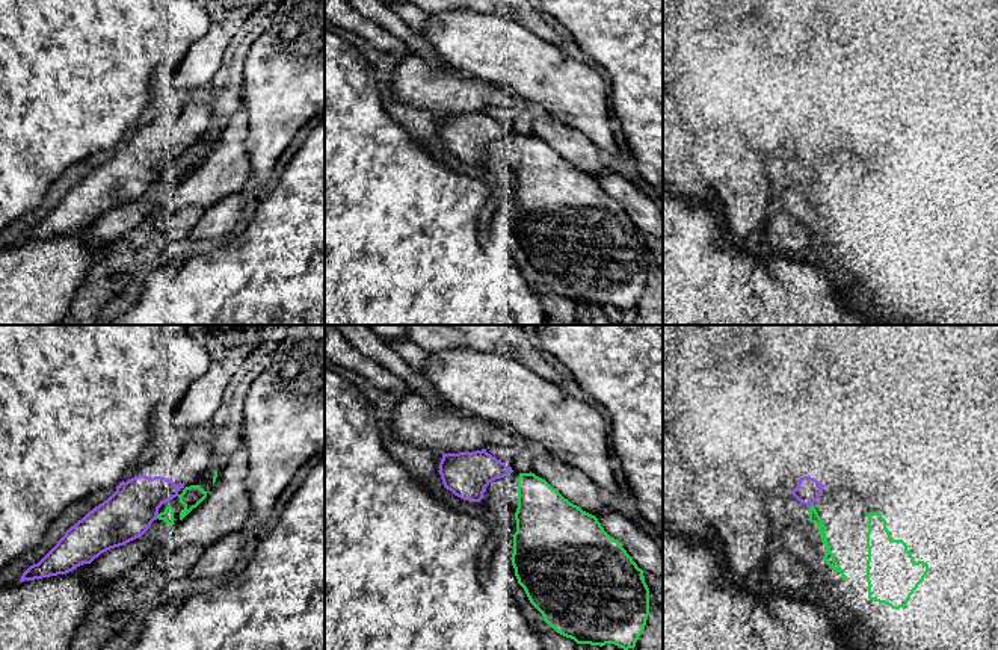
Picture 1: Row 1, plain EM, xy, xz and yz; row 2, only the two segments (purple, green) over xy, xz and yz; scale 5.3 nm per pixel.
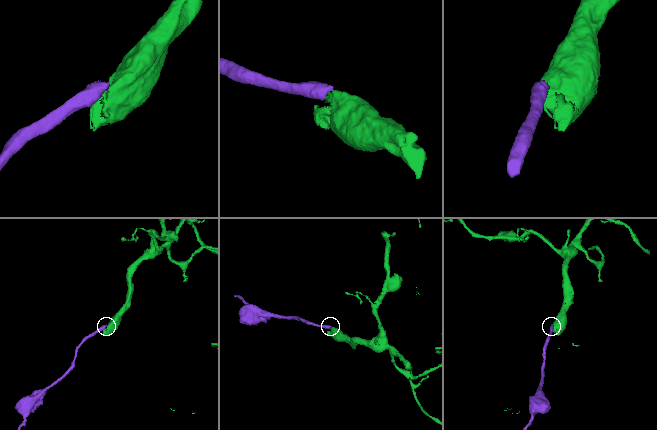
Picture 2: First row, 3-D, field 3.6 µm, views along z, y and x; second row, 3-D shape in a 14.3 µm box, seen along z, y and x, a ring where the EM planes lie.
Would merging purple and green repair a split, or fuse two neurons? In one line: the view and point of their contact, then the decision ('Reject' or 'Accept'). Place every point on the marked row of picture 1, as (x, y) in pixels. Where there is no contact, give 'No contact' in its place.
Touches purple at yz (810, 505). Reject

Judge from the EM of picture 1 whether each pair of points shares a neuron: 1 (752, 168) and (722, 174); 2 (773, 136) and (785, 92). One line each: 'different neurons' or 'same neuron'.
1: same neuron
2: different neurons

